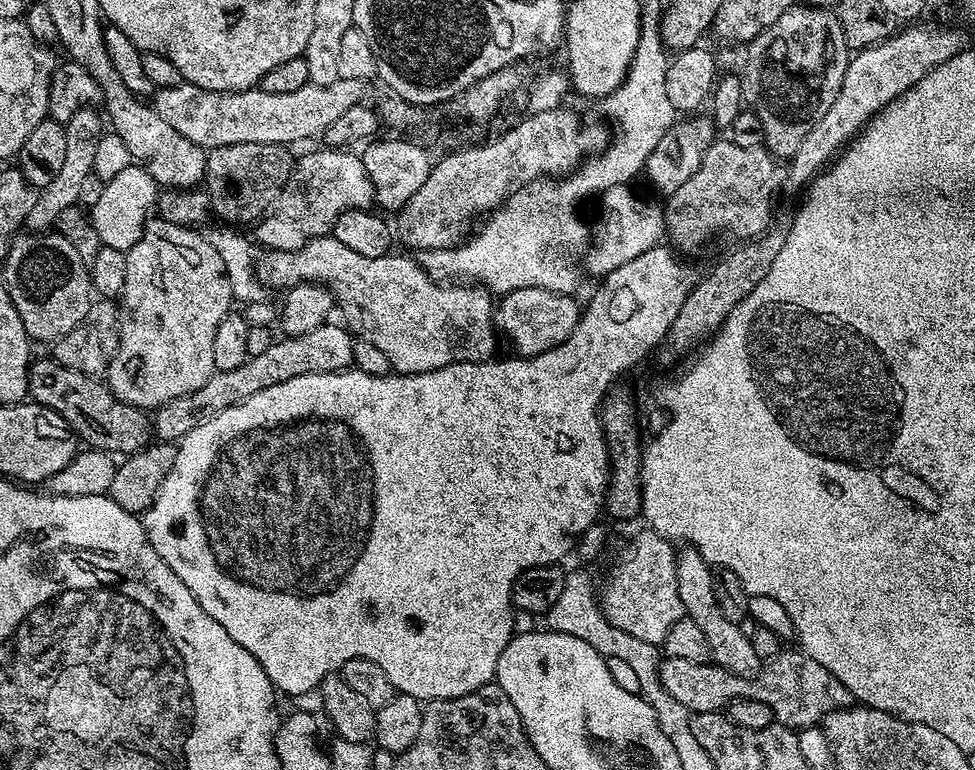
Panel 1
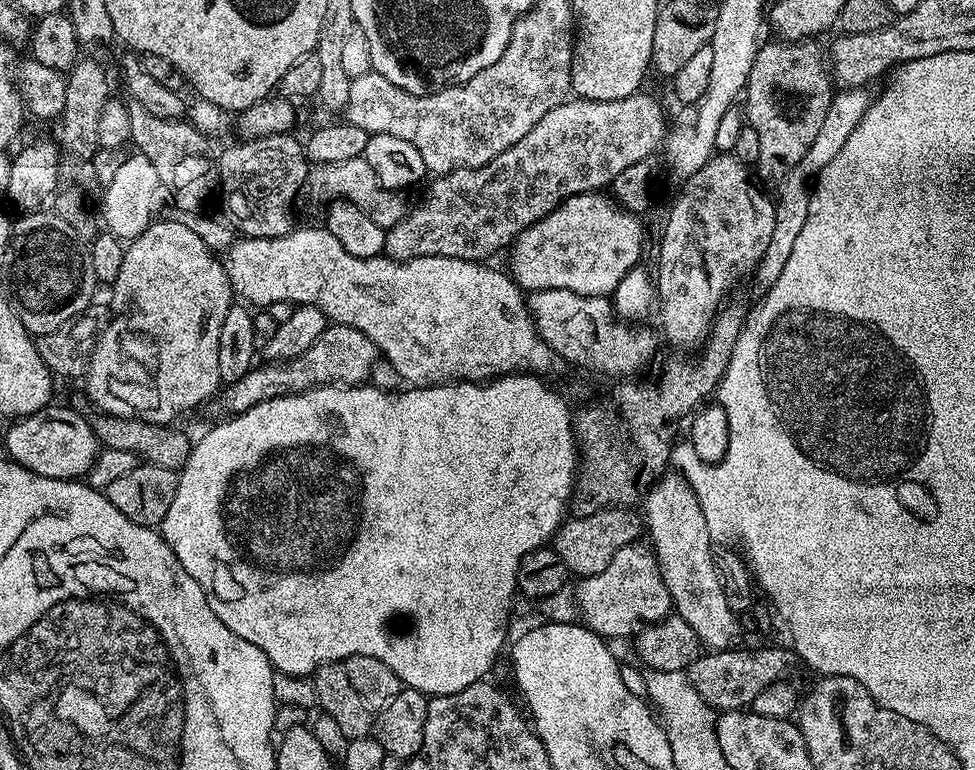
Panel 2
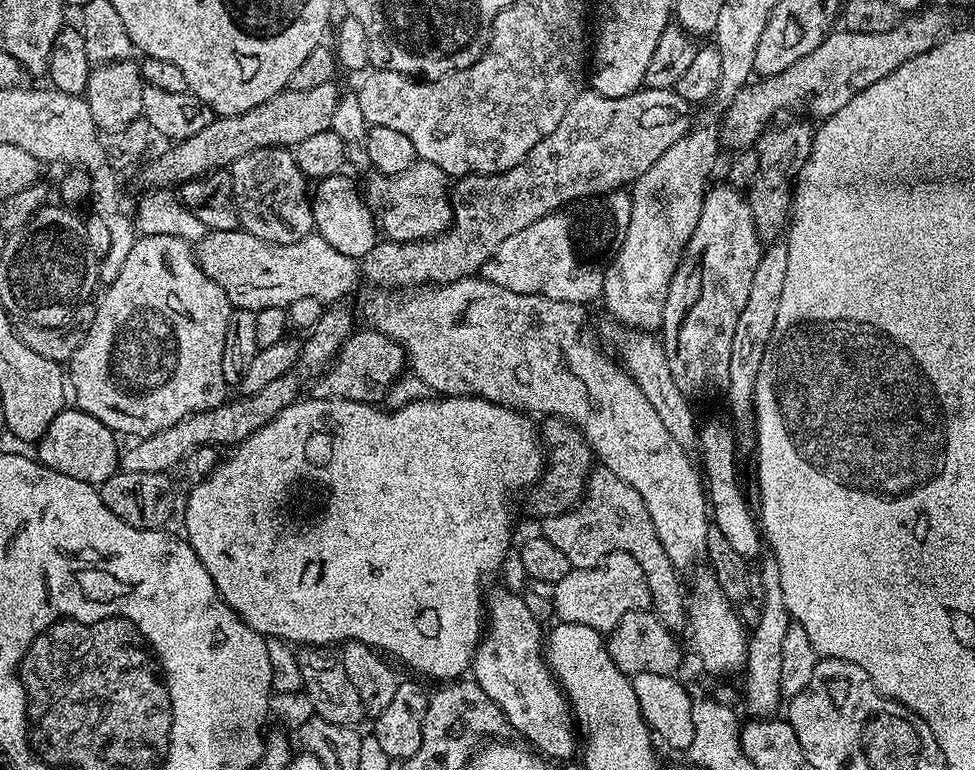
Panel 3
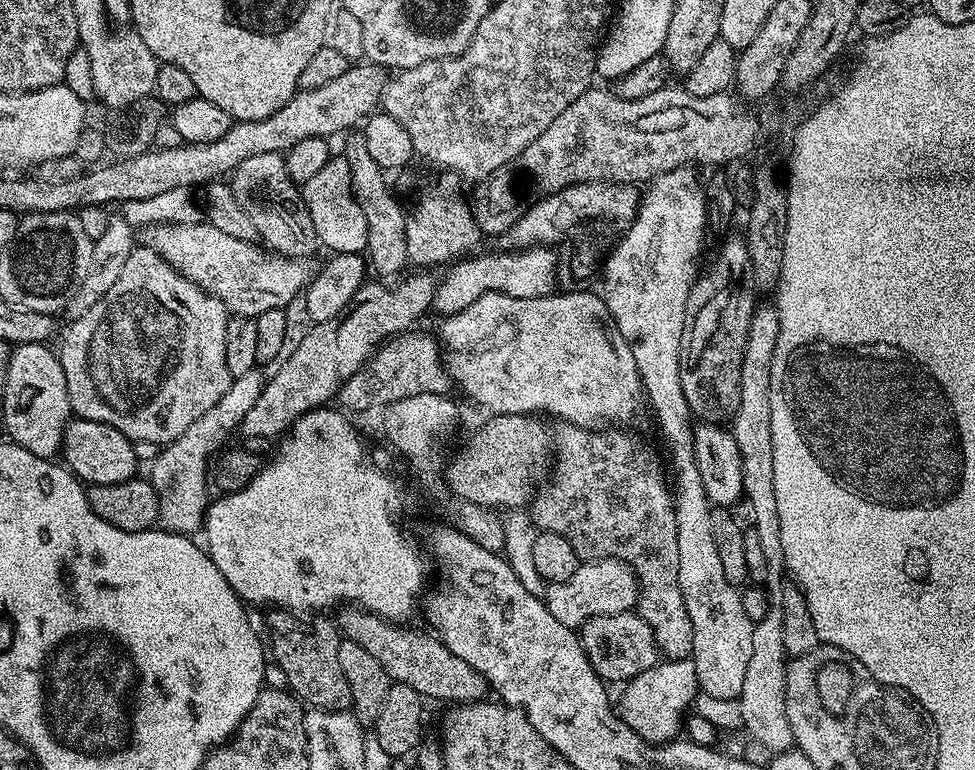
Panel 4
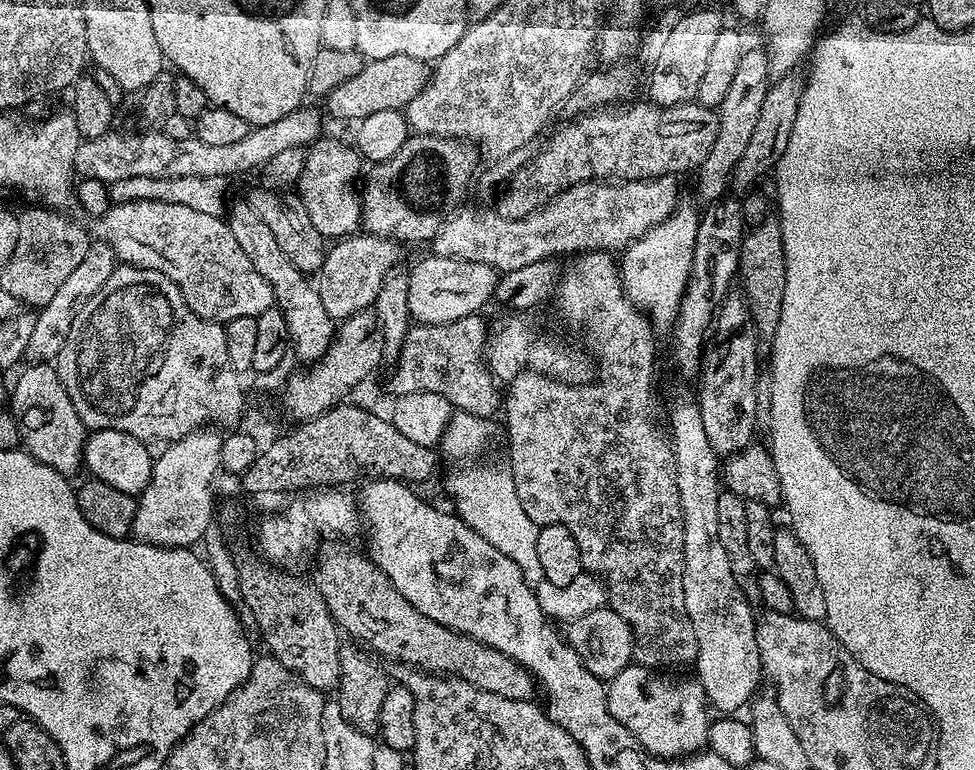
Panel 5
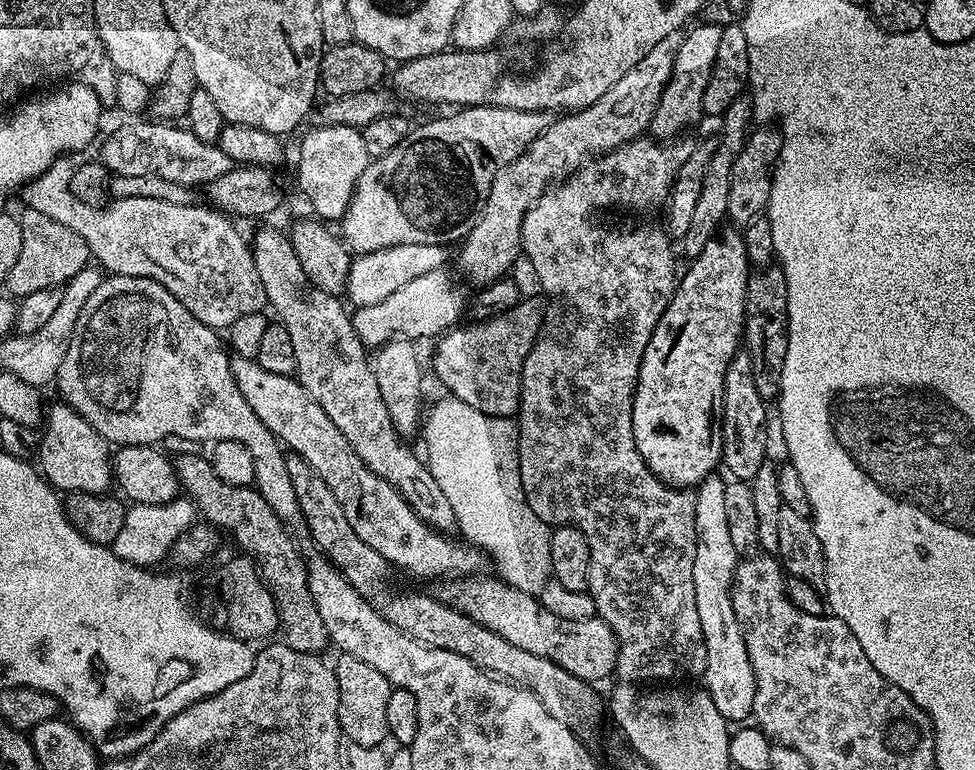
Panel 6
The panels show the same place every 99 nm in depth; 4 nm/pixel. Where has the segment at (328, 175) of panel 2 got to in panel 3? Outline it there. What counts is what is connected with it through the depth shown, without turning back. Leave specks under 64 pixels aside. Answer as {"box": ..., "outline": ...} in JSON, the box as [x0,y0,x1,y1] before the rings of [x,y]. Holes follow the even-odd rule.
{"box":[362,158,452,242],"outline":[[[417,158],[410,166],[406,166],[406,170],[402,170],[402,174],[390,174],[389,176],[372,174],[368,185],[363,185],[362,195],[369,210],[372,211],[373,218],[376,219],[379,231],[387,239],[398,242],[429,240],[431,236],[440,236],[452,225],[450,177],[438,166],[434,166],[434,162],[426,162]]]}

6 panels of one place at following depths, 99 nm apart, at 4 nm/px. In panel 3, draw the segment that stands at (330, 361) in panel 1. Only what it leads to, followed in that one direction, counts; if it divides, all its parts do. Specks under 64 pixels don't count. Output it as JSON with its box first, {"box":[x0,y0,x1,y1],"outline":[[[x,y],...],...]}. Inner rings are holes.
{"box":[311,330,406,404],"outline":[[[367,330],[368,332],[353,331],[351,336],[344,340],[344,344],[340,347],[336,354],[336,359],[311,381],[312,392],[311,399],[314,400],[353,400],[354,402],[362,402],[363,404],[376,404],[388,392],[392,380],[396,380],[400,376],[400,371],[405,371],[406,357],[404,355],[404,347],[398,342],[394,342],[386,334],[375,330]]]}

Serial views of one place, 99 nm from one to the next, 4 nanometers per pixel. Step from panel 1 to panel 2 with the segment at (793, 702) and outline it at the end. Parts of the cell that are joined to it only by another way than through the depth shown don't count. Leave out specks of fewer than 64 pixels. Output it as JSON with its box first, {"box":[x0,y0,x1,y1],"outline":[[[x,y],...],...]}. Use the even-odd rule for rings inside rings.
{"box":[688,646,794,712],"outline":[[[734,646],[722,652],[709,651],[697,658],[688,669],[688,681],[709,706],[720,712],[747,709],[762,690],[771,684],[783,681],[794,656],[787,647],[756,648],[747,652],[741,646]]]}

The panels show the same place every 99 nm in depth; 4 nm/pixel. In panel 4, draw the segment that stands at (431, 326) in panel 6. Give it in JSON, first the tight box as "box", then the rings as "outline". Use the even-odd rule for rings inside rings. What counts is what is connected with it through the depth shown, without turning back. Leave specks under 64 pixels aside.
{"box":[432,246,558,314],"outline":[[[537,246],[503,251],[488,252],[485,256],[473,255],[471,258],[457,259],[447,269],[449,272],[444,277],[439,277],[436,293],[432,299],[435,311],[440,311],[440,314],[461,312],[466,310],[466,306],[470,306],[470,302],[478,302],[478,298],[482,298],[482,294],[487,292],[505,292],[514,298],[538,298],[553,295],[558,284],[556,278],[558,256],[551,247]]]}

